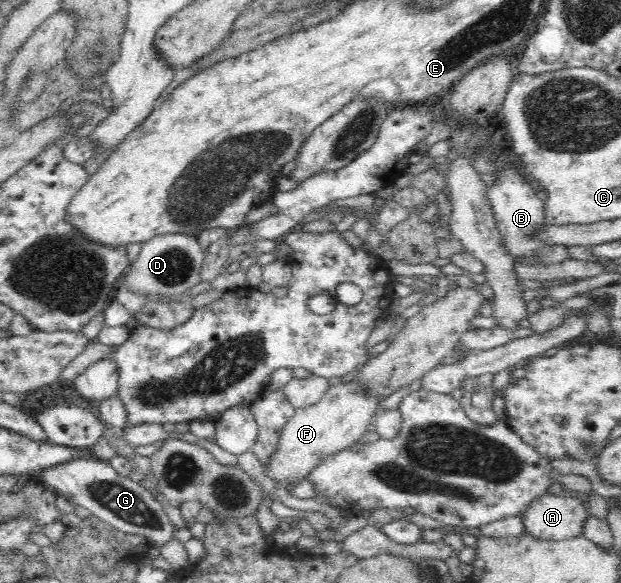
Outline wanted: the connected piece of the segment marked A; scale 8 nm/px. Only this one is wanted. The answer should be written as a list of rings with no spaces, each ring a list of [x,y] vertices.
[[[547,493],[536,497],[520,516],[526,534],[538,539],[564,541],[583,535],[584,521],[590,515],[587,506],[578,498]]]

